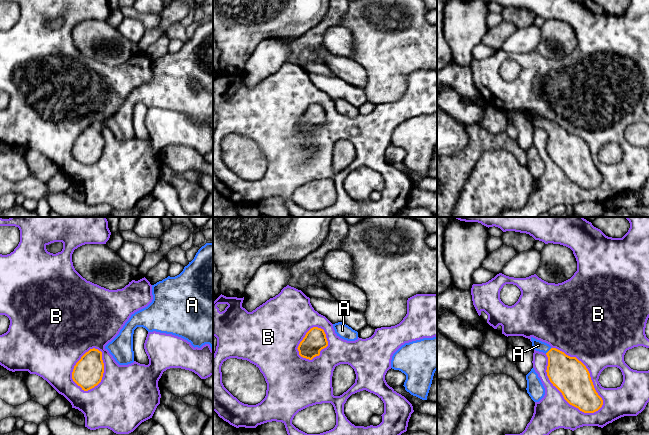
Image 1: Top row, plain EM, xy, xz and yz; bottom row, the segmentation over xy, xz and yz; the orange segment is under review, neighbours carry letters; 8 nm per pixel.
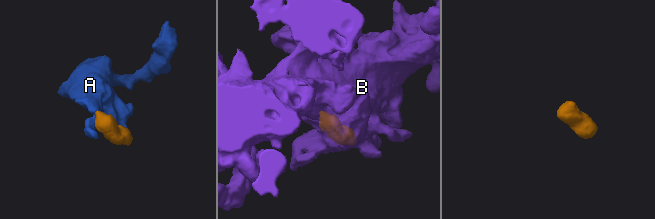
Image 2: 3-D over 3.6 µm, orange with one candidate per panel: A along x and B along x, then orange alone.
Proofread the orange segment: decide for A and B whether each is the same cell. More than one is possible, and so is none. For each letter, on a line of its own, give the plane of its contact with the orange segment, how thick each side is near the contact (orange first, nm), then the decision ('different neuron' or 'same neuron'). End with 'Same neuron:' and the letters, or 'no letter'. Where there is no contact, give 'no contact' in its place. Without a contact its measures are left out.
A: contact in yz; calibres 280 and 90 nm; same neuron
B: contact in yz; calibres 300 and 400 nm; different neuron
Same neuron: A

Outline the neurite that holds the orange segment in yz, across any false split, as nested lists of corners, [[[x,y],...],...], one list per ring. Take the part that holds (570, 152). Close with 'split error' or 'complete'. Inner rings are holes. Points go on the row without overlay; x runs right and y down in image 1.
[[[533,113],[531,117],[534,126],[547,131],[547,152],[570,181],[584,189],[594,189],[602,183],[603,176],[581,137]]]; split error

